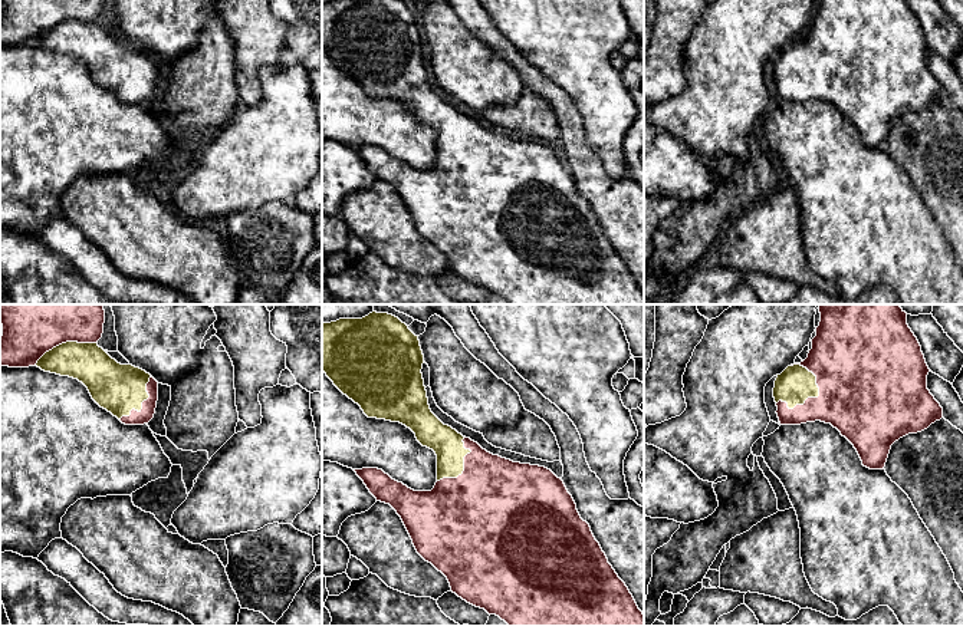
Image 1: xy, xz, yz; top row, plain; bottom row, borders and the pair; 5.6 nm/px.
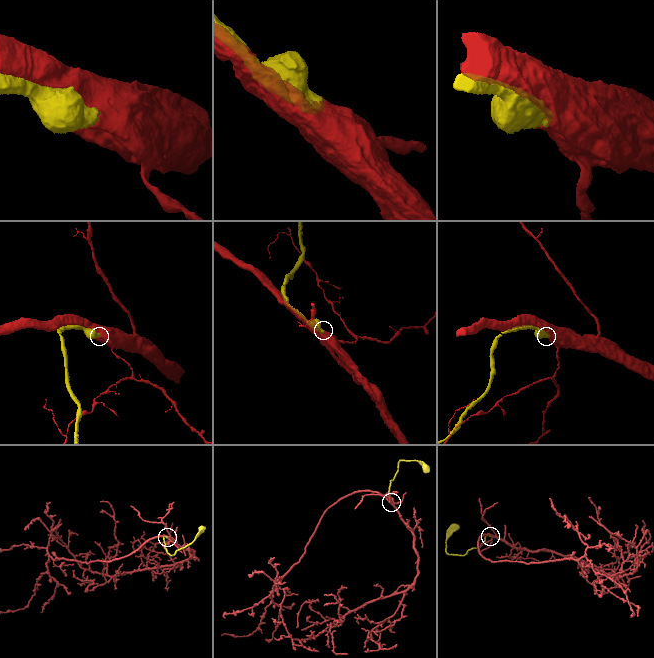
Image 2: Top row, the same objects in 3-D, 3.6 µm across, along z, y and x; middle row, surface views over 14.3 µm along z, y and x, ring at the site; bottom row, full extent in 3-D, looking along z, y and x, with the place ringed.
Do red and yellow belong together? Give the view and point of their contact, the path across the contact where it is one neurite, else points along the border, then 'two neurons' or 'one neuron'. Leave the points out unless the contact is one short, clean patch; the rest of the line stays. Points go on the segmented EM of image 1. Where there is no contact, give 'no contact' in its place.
yz (805, 401) | one neuron

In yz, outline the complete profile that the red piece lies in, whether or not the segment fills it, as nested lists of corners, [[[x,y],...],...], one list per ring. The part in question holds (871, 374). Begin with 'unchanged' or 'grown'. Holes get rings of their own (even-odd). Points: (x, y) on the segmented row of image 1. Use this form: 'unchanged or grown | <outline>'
grown | [[[819,304],[819,313],[808,358],[775,380],[779,422],[831,424],[854,445],[864,467],[884,470],[895,441],[943,418],[943,408],[927,389],[930,369],[921,346],[898,304]]]

